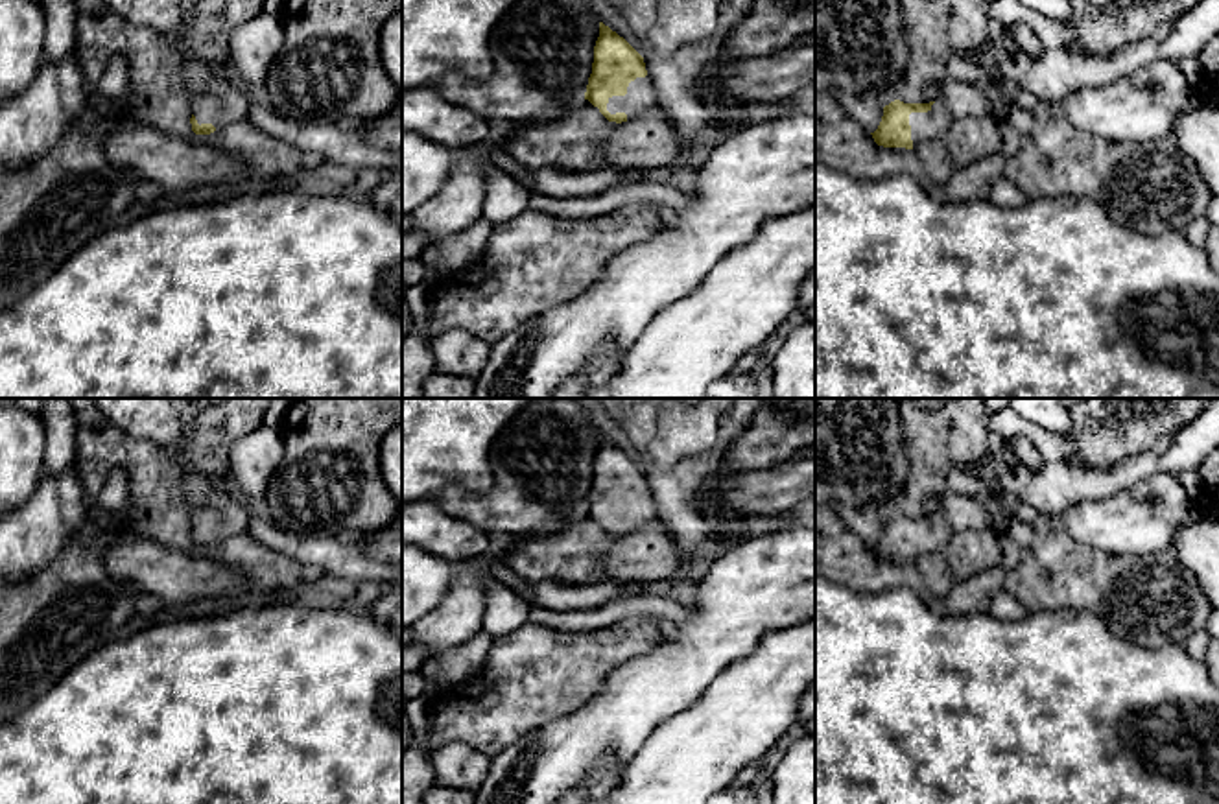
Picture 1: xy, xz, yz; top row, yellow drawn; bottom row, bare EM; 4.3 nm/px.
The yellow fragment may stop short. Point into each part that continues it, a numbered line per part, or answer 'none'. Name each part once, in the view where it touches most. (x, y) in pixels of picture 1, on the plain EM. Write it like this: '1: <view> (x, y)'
1: xz (640, 511)

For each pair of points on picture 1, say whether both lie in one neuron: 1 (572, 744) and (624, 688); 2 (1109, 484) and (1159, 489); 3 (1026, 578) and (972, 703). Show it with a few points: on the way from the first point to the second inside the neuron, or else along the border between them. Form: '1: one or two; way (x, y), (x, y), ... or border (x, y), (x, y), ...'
1: one; way (585, 731), (615, 701)
2: two; border (1173, 474), (1153, 472), (1107, 496), (1090, 500)
3: two; border (1070, 609), (1028, 614)

